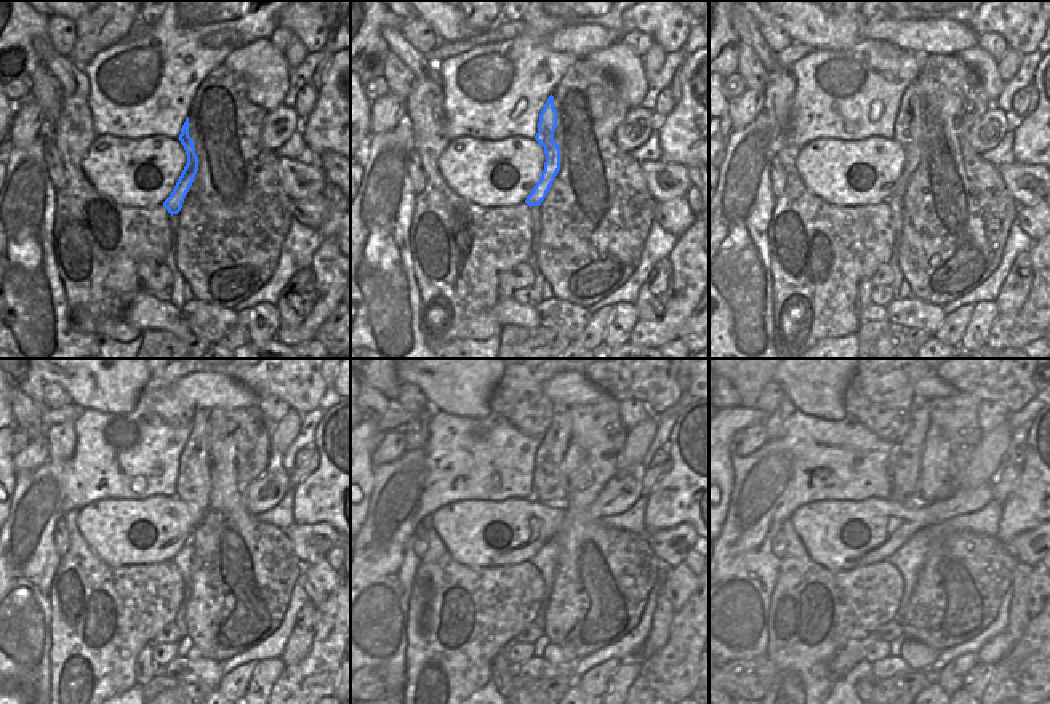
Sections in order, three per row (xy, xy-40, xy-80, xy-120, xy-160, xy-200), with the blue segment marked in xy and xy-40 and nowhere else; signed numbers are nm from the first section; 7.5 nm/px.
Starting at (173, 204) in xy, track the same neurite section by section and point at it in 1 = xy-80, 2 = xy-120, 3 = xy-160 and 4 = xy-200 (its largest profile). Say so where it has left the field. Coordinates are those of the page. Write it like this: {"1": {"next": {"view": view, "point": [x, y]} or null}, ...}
{"1": {"next": {"view": "xy-80", "point": [909, 122]}}, "2": {"next": {"view": "xy-120", "point": [194, 480]}}, "3": {"next": {"view": "xy-160", "point": [549, 484]}}, "4": {"next": {"view": "xy-200", "point": [908, 452]}}}

